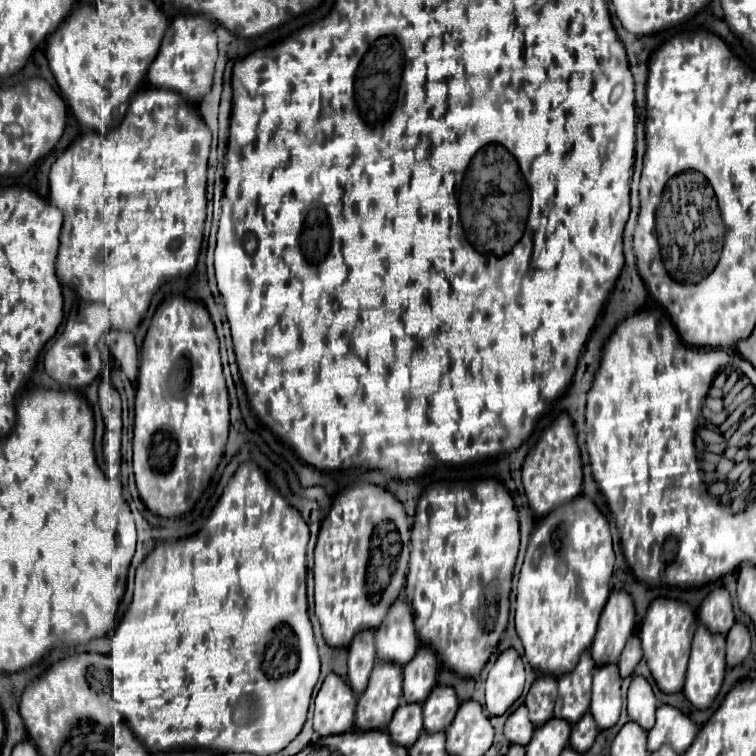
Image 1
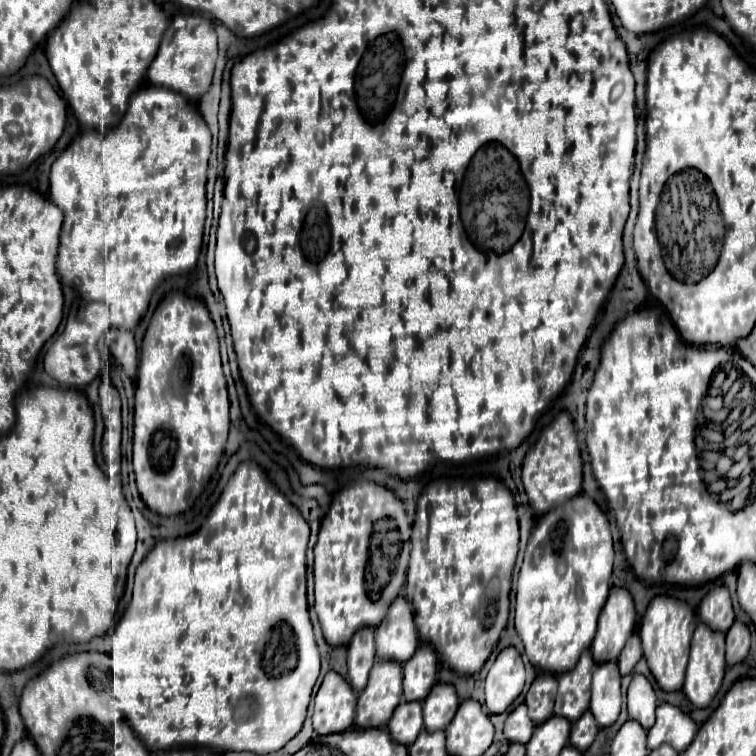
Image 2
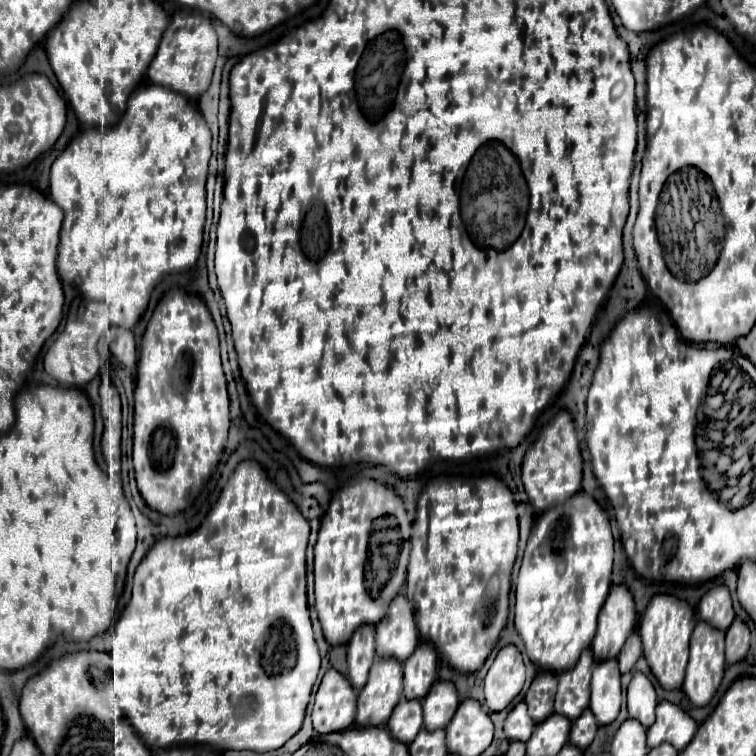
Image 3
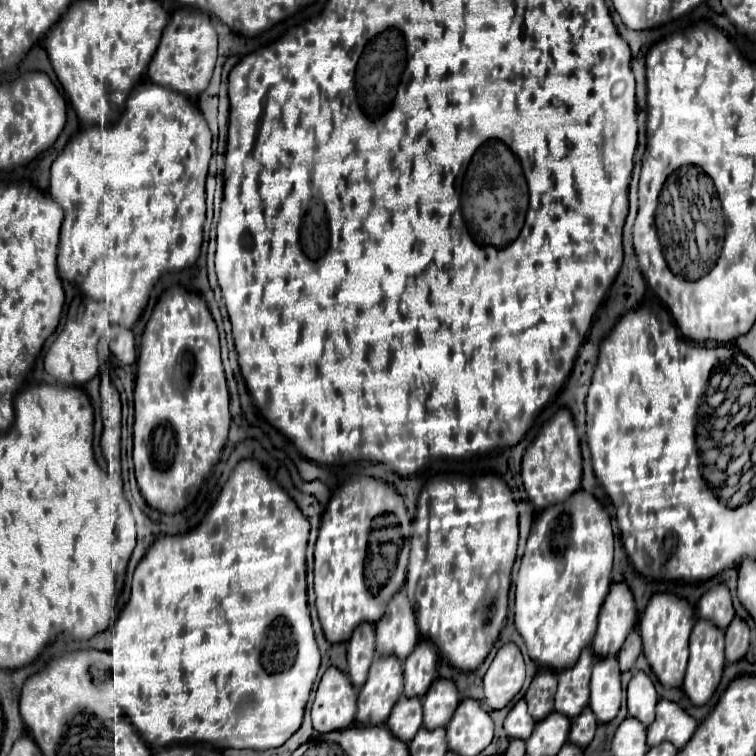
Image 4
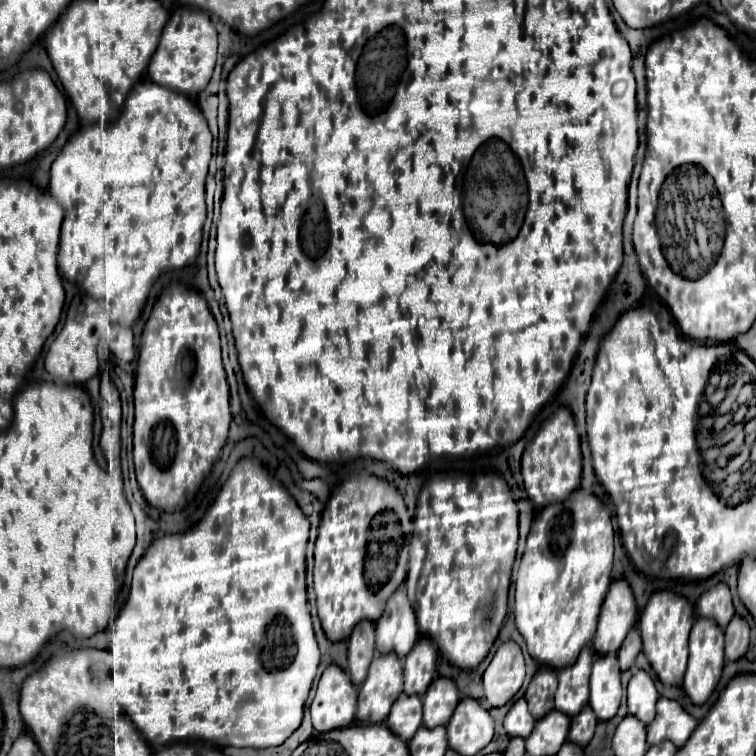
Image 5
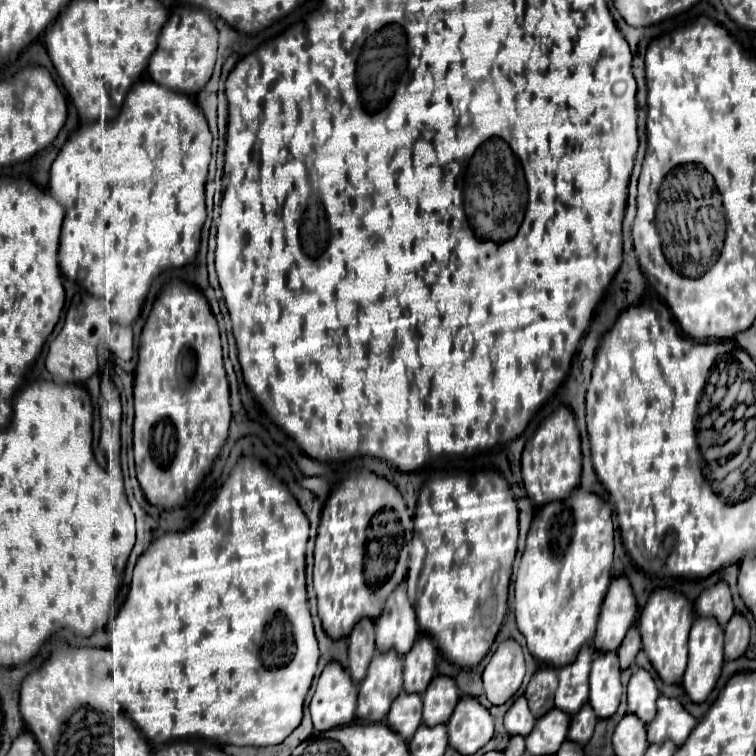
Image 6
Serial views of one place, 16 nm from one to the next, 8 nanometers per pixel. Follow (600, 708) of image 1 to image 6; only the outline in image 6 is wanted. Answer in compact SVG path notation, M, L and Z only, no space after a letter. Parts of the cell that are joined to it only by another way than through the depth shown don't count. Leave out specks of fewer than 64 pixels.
M594 652L590 670L590 704L598 718L608 718L620 704L622 684L616 652Z

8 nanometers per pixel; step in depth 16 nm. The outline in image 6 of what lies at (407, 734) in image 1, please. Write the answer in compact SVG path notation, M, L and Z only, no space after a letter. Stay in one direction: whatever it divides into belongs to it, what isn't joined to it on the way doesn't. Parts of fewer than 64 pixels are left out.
M400 692L400 696L392 702L392 708L386 716L386 724L392 726L396 732L400 732L400 736L404 736L404 740L410 740L416 732L416 728L422 724L422 698L418 694L408 694L408 692Z

